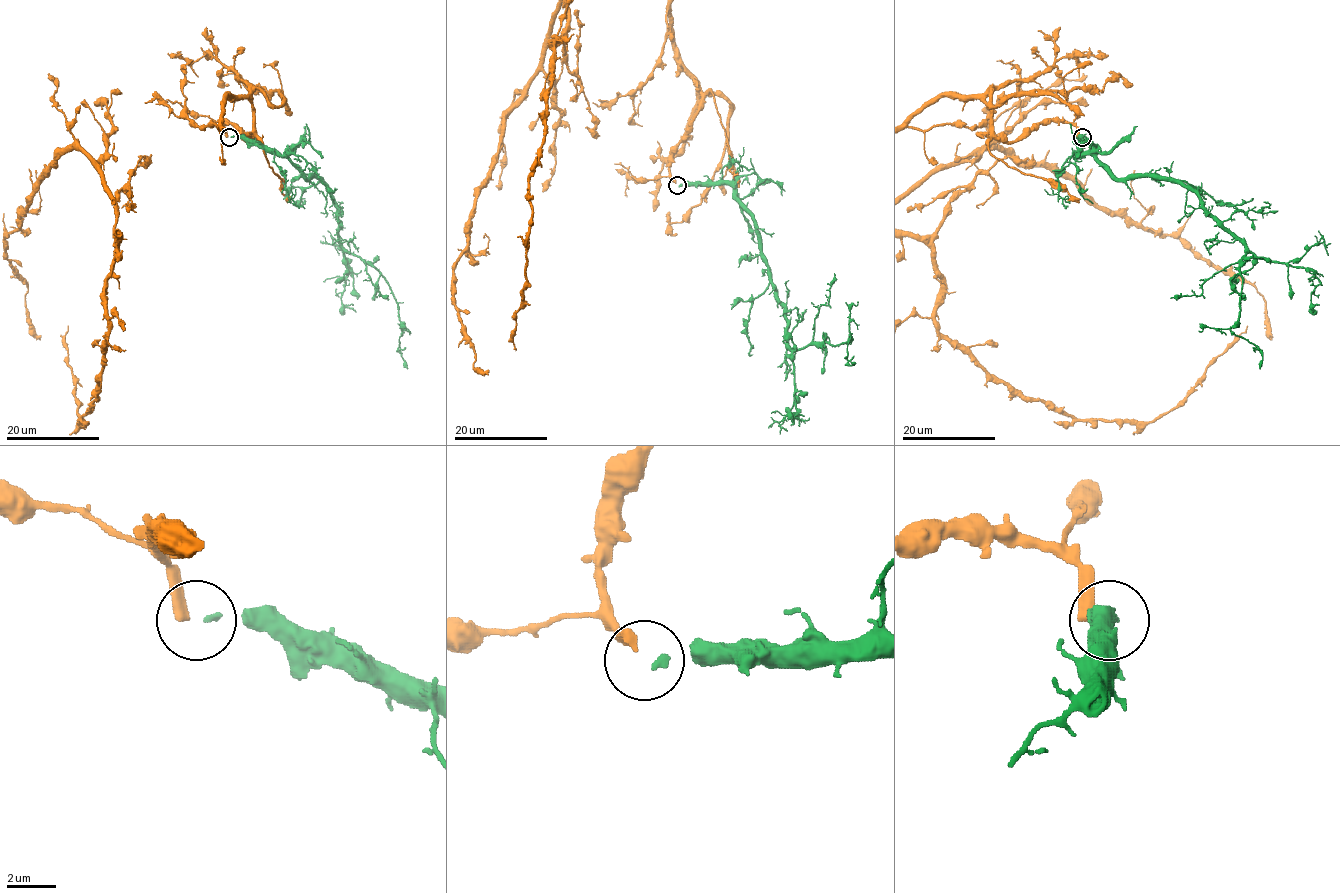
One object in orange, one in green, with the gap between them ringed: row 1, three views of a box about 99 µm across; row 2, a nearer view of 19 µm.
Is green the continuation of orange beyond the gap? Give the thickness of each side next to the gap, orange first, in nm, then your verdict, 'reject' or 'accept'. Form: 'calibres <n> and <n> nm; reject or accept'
calibres 440 and 260 nm; reject

